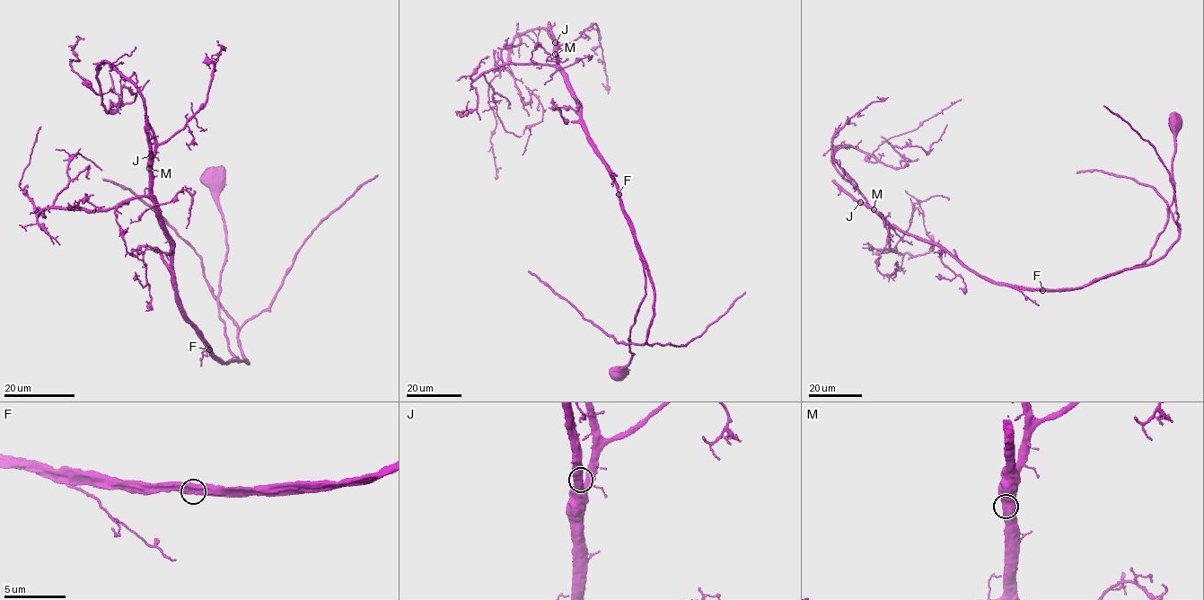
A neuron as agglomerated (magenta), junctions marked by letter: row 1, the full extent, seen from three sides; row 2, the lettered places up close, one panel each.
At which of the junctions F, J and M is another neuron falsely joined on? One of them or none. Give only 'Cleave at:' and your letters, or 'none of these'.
Cleave at: none of these

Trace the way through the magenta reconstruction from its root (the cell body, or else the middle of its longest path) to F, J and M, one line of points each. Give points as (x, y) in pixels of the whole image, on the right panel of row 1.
F: (1176, 123), (1173, 199), (1168, 208), (1167, 224), (1151, 256), (1140, 264), (1094, 279), (1082, 287), (1042, 290)
J: (1176, 123), (1173, 199), (1151, 256), (1079, 287), (1032, 288), (988, 280), (860, 202)
M: (1176, 123), (1173, 199), (1151, 256), (1079, 287), (1032, 288), (988, 280), (936, 245), (893, 226), (874, 209)

